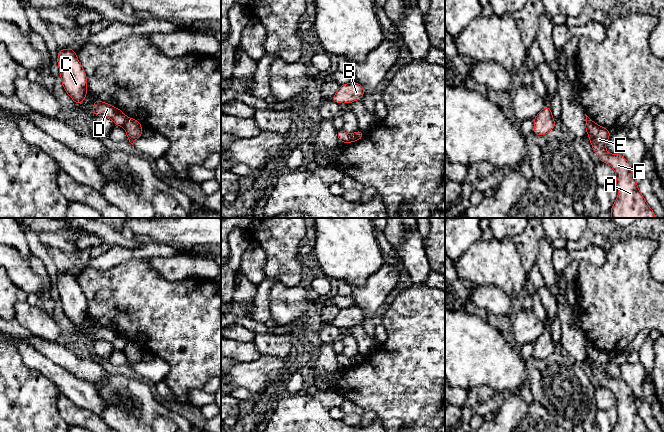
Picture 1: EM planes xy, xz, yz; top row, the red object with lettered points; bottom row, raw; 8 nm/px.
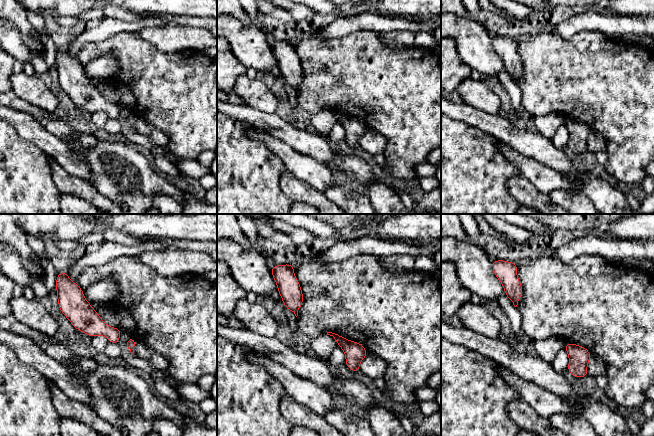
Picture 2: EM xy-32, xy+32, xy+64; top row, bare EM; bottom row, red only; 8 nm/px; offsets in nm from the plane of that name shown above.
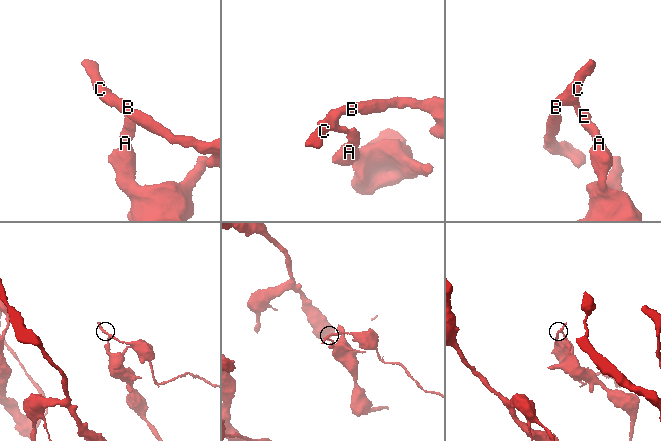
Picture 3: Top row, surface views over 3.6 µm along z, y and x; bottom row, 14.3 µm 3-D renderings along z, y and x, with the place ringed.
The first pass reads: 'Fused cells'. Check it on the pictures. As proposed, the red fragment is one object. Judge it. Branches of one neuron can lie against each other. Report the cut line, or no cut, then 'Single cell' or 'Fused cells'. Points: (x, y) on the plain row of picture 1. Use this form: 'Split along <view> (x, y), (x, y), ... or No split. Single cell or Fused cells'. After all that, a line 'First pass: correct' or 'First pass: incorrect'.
Split along xy (127, 342), (122, 350). Fused cells
First pass: correct

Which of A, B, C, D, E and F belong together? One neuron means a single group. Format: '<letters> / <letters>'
A E F / B C D

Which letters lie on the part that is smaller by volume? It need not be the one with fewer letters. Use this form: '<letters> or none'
B, C, D

